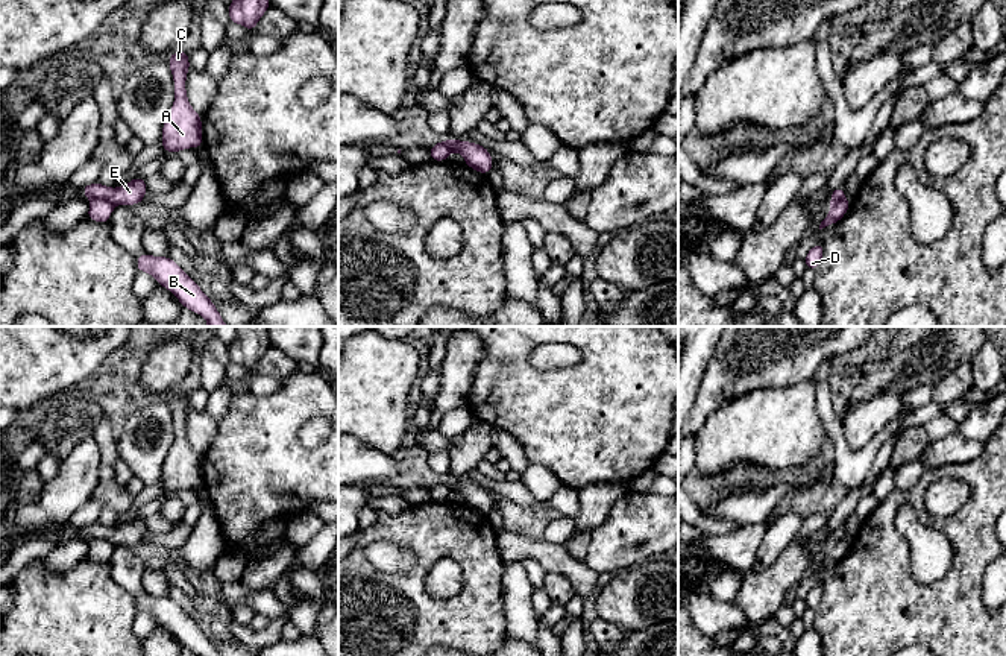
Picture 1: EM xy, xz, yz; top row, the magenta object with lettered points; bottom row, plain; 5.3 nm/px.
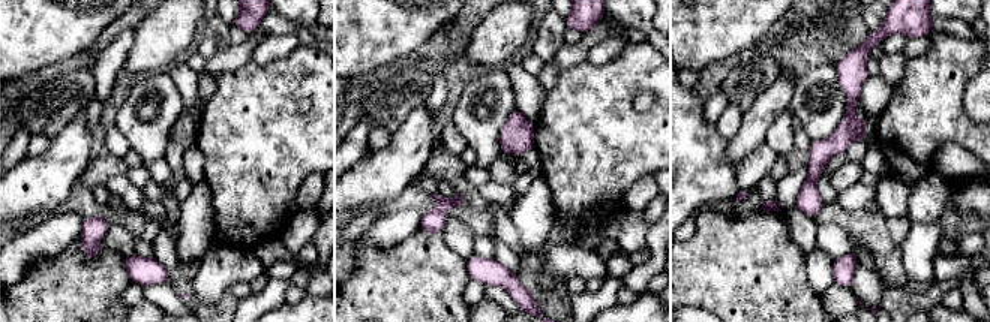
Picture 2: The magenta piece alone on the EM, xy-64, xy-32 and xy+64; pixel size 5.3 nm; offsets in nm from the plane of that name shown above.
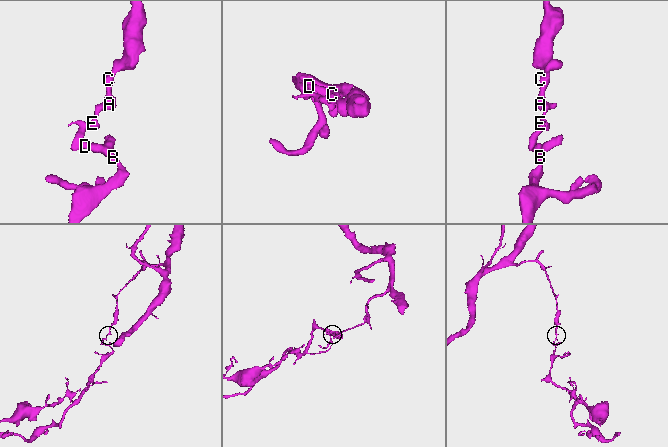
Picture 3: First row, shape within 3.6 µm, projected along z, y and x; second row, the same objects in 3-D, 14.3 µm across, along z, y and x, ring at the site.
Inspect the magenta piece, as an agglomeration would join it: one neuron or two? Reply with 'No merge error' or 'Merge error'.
Merge error

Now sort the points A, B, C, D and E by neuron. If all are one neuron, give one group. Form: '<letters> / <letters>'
A C E / B D

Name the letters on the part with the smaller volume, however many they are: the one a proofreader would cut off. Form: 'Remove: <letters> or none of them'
Remove: B, D

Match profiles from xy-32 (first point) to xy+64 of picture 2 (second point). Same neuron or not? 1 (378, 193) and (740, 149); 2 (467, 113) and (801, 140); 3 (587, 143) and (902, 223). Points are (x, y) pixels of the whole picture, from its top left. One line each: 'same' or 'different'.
1: same
2: different
3: different

